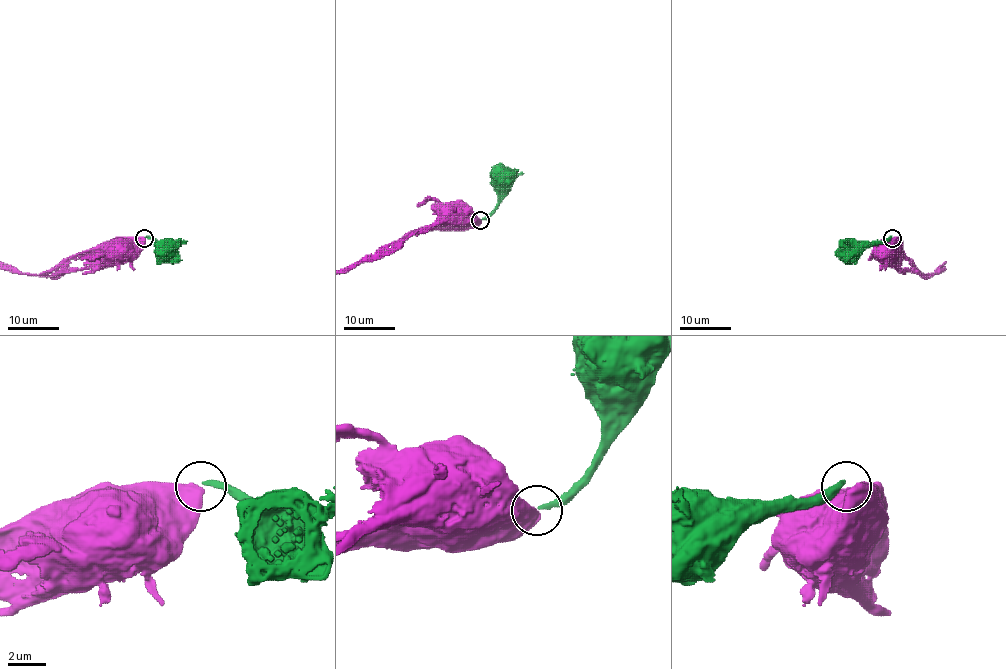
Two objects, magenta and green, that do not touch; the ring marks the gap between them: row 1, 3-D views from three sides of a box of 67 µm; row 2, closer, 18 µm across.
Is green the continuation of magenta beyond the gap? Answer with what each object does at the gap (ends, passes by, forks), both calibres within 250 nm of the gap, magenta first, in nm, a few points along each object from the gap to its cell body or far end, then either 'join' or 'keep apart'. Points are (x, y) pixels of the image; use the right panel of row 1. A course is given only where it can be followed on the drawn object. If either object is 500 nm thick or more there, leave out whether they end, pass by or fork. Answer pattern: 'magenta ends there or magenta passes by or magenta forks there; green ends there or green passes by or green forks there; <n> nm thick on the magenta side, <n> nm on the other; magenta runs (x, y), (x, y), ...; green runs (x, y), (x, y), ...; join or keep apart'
650 nm thick on the magenta side, 260 nm on the other; magenta runs (892, 238), (889, 252); green runs (891, 237), (874, 245), (864, 245), (853, 254), (846, 254), (849, 251); keep apart

